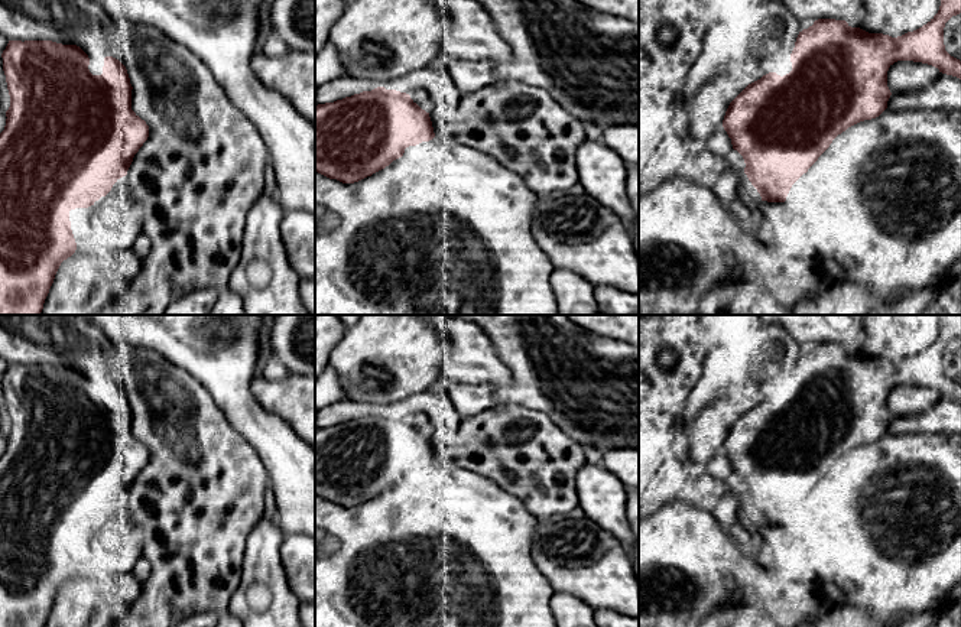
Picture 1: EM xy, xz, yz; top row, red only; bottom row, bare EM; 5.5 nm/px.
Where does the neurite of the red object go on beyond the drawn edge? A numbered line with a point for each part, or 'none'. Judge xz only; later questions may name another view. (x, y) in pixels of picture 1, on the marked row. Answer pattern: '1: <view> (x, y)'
none

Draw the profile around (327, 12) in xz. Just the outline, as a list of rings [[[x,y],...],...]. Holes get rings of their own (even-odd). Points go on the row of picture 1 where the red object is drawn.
[[[315,0],[315,58],[329,42],[331,27],[345,6],[344,0]]]

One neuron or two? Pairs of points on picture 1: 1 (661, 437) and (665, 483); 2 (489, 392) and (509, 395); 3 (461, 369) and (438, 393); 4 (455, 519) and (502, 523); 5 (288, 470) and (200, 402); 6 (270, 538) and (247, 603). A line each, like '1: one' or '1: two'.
1: one
2: one
3: two
4: one
5: two
6: one

